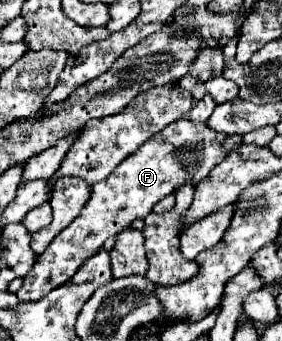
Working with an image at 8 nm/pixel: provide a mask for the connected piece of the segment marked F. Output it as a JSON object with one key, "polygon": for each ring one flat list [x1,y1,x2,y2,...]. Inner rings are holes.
{"polygon":[[178,119,174,123,170,123,164,131,156,133,152,139,148,139,136,153,132,153,130,157,126,157,104,181,96,183,92,187,92,197,88,199,88,203,84,205,84,209,80,211,80,217,76,217,76,221,72,221,64,231,60,231,52,243,48,245,48,249,36,259,34,267,30,269,30,273,24,277,24,283,20,287,20,291,16,293,20,301,38,301,40,297,44,297,46,293,50,293,52,289,60,287,64,281,68,281,68,277,72,277,80,265,92,257,108,237,118,235,122,229,126,229,134,219,142,219,146,217,152,207,164,199,168,193,174,193,180,185,186,183,200,183,220,161,224,161,226,157,226,149,224,149,224,141,226,141,226,133,216,133,212,129,208,129,208,125,196,125,190,119]]}

